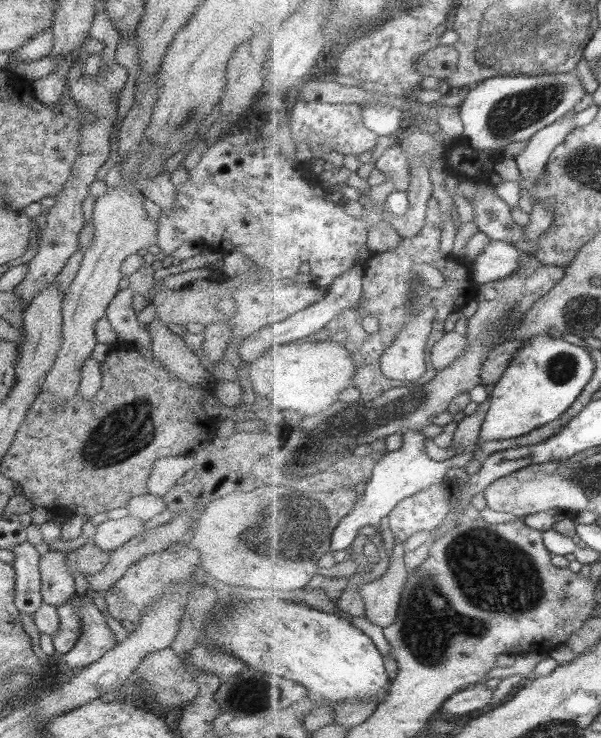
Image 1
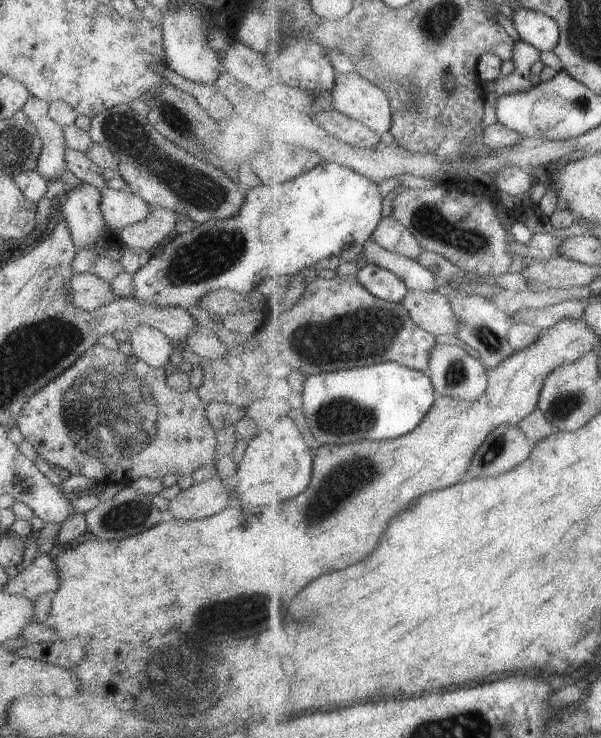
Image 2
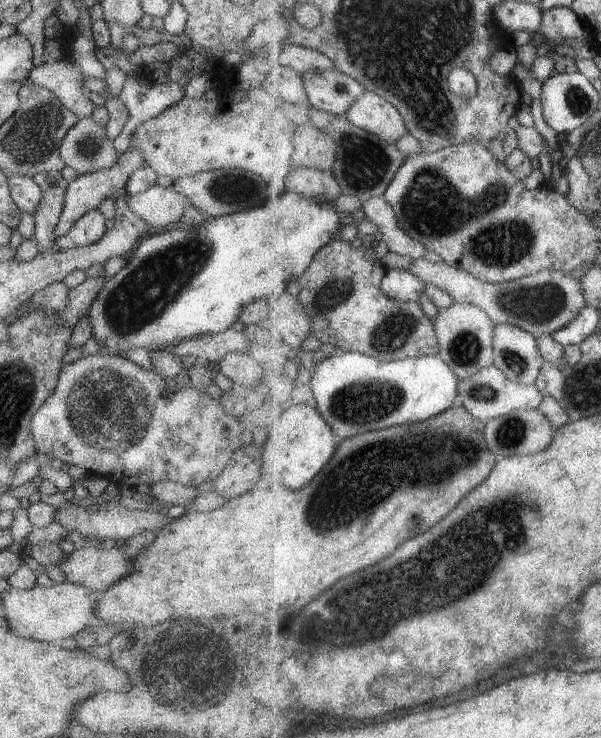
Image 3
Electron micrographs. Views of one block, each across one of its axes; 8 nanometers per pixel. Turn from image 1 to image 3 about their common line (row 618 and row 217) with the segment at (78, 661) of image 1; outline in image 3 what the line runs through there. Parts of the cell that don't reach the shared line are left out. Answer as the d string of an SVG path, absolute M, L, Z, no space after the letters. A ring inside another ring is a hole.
M91 209L89 212L83 213L65 234L57 237L54 244L63 251L93 244L100 240L107 230L108 224L99 209Z

